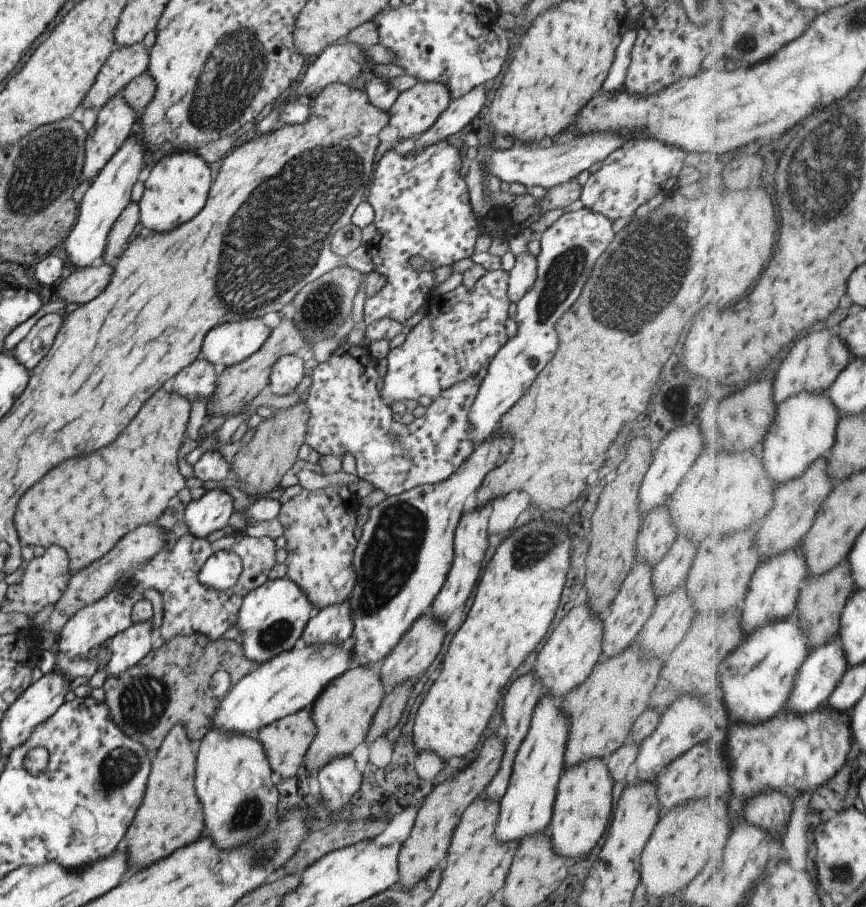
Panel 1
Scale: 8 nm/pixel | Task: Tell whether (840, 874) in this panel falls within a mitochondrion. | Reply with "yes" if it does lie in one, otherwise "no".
yes

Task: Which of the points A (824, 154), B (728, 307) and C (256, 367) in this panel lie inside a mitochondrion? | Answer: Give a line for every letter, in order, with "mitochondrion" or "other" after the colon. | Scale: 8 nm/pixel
A: mitochondrion
B: other
C: other

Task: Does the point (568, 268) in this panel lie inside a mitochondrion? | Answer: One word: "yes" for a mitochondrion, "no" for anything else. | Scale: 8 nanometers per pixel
yes

